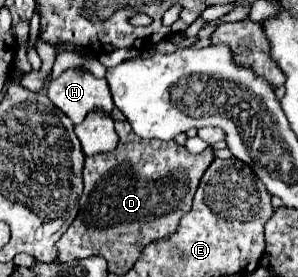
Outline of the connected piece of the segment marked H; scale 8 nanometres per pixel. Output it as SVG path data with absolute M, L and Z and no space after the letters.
M68 69L52 79L48 85L48 99L66 113L72 123L80 123L88 111L104 109L110 113L114 109L106 79L96 79L92 73L80 69Z

